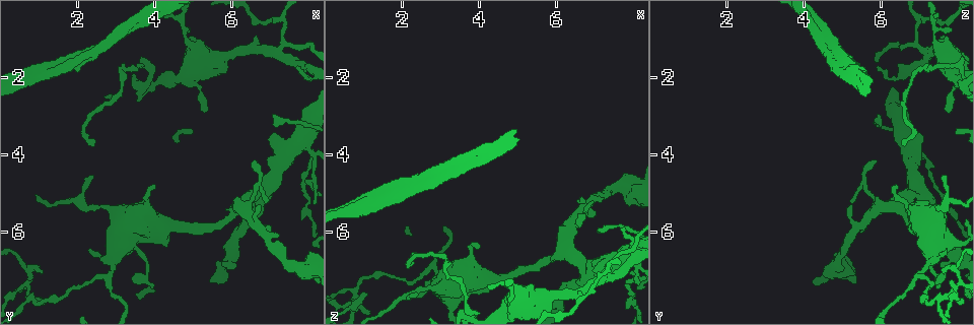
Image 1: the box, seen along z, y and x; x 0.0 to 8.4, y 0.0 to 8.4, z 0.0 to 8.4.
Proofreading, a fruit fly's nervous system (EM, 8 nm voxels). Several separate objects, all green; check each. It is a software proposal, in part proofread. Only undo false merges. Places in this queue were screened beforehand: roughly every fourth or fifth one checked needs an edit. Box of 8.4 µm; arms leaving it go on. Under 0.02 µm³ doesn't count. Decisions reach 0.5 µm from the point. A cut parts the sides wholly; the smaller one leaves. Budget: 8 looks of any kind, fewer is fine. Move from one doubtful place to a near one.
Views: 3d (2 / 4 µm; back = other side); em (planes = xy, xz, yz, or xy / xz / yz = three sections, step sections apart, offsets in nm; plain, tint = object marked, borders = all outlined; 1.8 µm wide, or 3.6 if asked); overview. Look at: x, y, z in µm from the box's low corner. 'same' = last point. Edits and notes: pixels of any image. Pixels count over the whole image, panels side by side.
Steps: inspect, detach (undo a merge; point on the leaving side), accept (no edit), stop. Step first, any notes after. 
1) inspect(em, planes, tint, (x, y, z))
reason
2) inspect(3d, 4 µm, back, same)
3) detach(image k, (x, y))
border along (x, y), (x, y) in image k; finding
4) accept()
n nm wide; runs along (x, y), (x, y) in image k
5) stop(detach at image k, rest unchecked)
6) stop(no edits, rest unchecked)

inspect(em, 3.6 µm, planes, tint, (2.90, 7.05, 6.95))
sharp bend

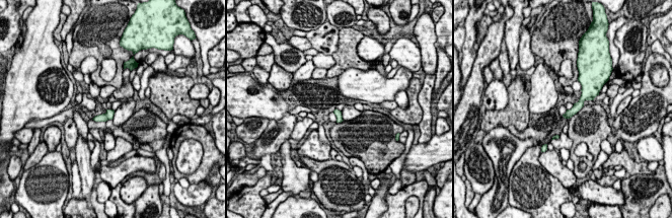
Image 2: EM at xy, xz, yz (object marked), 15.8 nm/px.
accept()
100 nm wide; runs along (585, 89), (580, 103), (567, 116) in image 2; continuous, no second neuron

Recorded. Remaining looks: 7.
inspect(3d, 4 µm, (7.20, 1.35, 7.15))

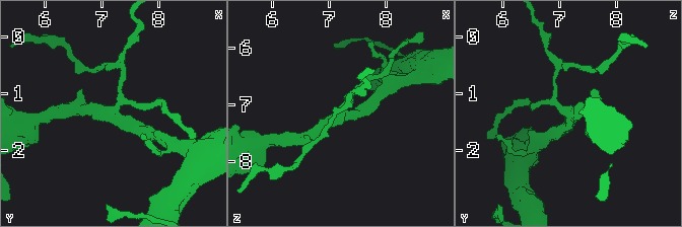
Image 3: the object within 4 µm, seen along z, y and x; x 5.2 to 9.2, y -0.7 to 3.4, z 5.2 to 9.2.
inspect(em, 3.6 µm, xy, step 4, tint, (7.15, 1.35, 7.15))
4 arms

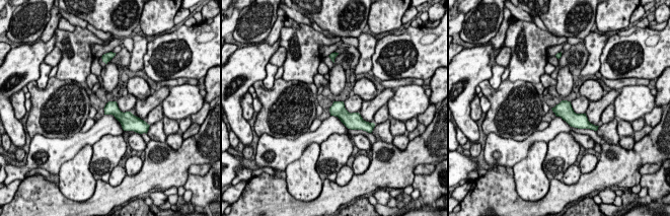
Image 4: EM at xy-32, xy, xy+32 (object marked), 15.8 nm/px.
inspect(em, 3.6 µm, planes, borders, same)

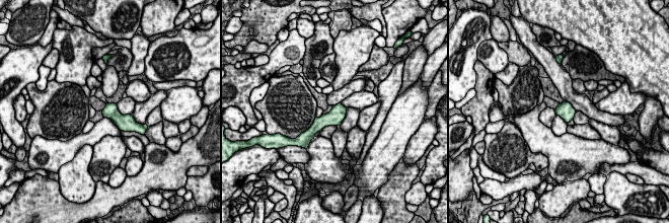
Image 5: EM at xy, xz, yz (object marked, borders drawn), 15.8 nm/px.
accept()
240 nm wide; one neuron here

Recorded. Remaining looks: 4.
inspect(em, planes, tint, (5.35, 1.50, 7.70))
side arm on a straight run

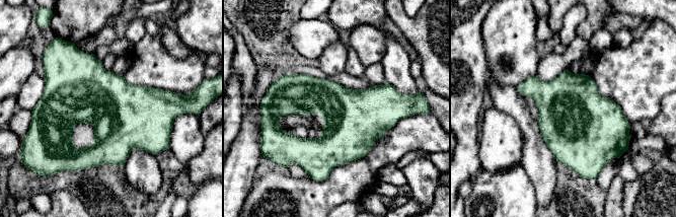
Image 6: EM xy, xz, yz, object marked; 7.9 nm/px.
accept()
one neuron here

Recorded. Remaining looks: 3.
stop(no edits, rest unchecked)

